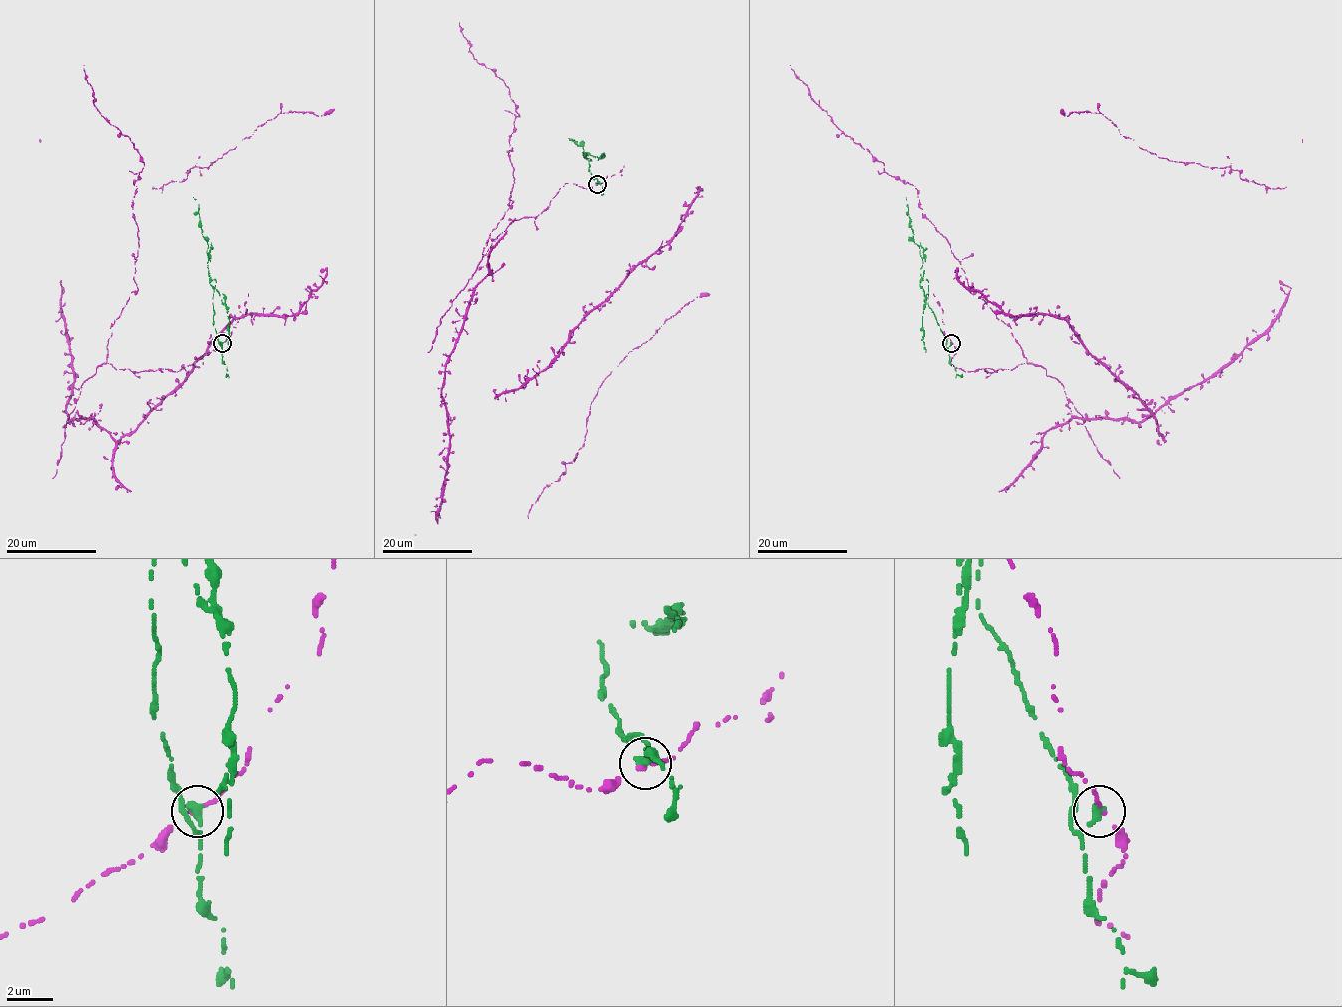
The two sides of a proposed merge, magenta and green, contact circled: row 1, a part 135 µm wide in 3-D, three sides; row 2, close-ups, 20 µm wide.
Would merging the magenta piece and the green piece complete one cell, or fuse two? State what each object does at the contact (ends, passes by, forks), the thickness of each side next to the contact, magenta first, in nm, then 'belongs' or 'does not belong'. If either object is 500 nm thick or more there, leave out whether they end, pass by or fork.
magenta passes by | green ends | 140/400 nm | does not belong

